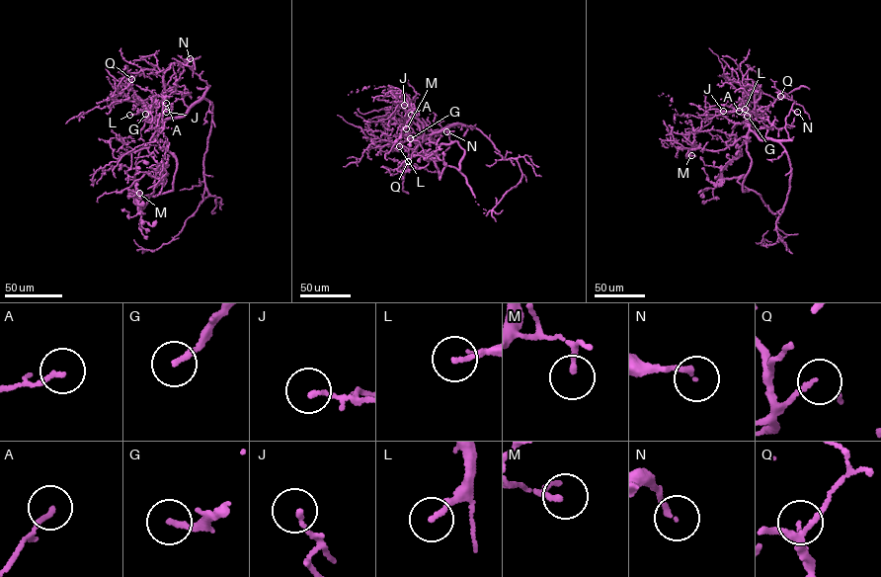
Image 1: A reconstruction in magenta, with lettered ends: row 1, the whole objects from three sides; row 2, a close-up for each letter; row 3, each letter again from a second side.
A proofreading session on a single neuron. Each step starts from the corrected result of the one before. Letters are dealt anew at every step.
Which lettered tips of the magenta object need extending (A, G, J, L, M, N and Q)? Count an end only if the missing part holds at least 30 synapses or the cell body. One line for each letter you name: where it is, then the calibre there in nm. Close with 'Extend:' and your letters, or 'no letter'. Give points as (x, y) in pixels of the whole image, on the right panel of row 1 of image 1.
G: (747, 116) | 190 nm
L: (745, 109) | 180 nm
Extend: G, L

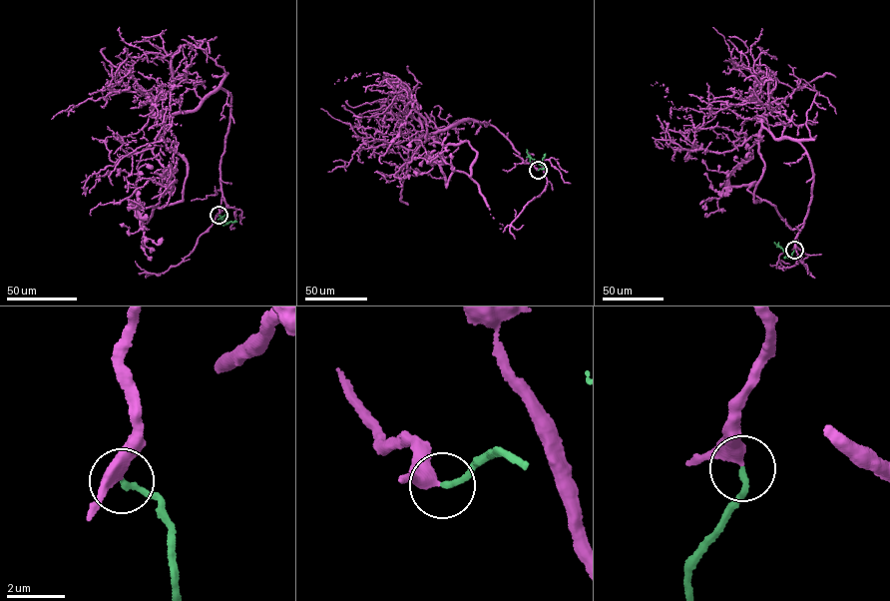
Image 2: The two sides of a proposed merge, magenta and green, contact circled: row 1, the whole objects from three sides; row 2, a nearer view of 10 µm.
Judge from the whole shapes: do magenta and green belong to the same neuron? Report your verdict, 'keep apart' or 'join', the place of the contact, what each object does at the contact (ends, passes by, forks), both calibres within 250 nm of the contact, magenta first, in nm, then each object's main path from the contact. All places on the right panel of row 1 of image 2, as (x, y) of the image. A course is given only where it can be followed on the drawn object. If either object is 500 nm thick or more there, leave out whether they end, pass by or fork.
join | (794, 250) | magenta passes by | green ends | 380/200 nm | magenta via (794, 250), (811, 163), (798, 142), (763, 128), (755, 202), (751, 184), (728, 180), (757, 140) | green via (794, 250), (790, 259), (774, 242)

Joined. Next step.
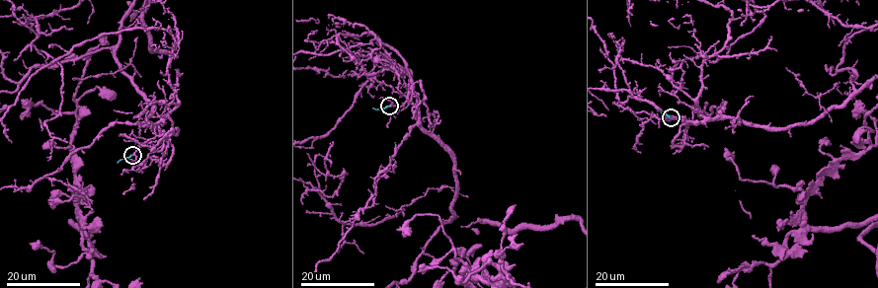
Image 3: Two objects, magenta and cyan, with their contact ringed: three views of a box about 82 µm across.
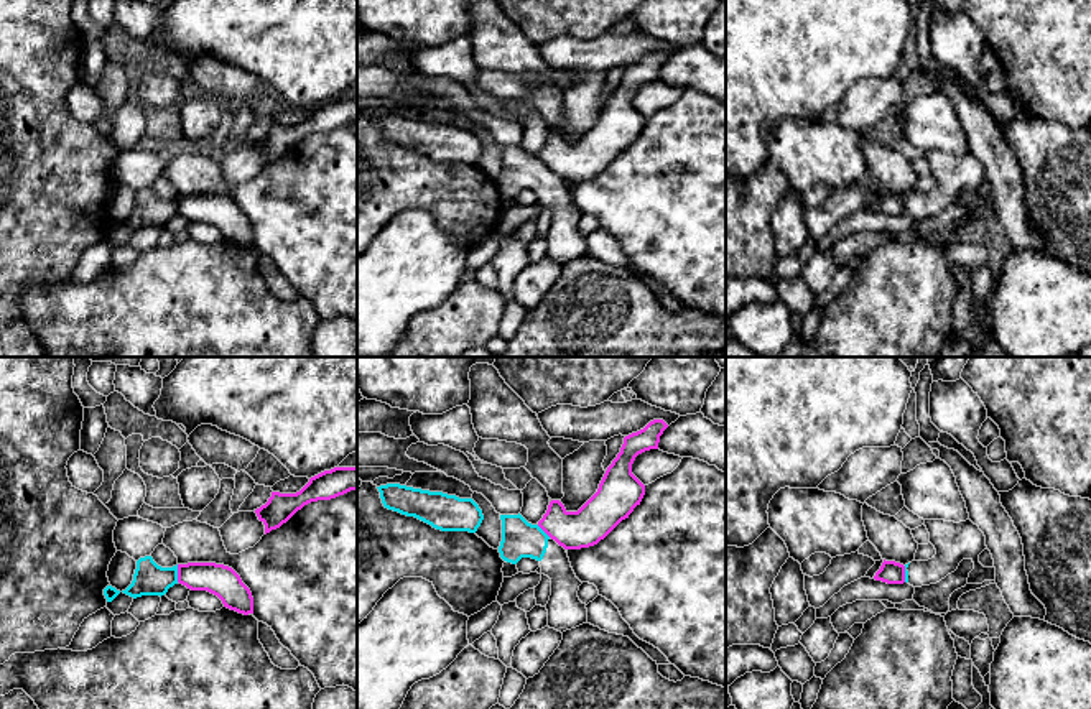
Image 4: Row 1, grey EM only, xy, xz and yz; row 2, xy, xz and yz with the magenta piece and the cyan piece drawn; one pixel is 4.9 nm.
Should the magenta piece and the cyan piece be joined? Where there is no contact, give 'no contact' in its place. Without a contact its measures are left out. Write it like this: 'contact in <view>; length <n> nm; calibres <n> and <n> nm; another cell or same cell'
contact in xy; length 90 nm; calibres 160 and 160 nm; another cell

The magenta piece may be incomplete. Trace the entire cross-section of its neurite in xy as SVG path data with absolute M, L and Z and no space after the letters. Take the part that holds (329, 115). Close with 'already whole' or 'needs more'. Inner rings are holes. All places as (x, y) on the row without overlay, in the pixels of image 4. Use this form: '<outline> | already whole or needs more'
M334 99L309 110L296 125L272 123L265 137L255 141L265 156L265 166L286 155L304 137L318 132L331 132L357 122L357 99Z | already whole

